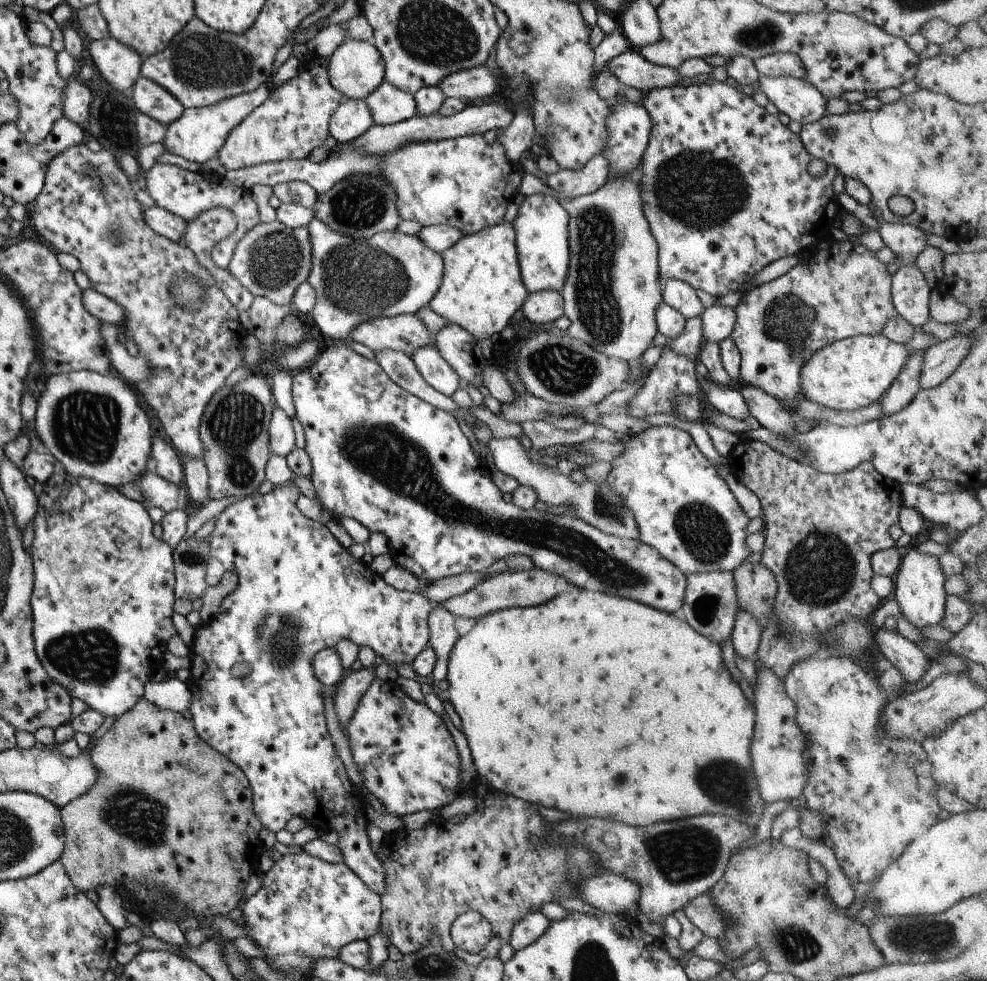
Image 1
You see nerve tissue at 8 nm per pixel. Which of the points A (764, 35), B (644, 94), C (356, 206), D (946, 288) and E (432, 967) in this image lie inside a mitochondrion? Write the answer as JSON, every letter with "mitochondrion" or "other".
{"A":"mitochondrion","B":"other","C":"mitochondrion","D":"other","E":"mitochondrion"}

